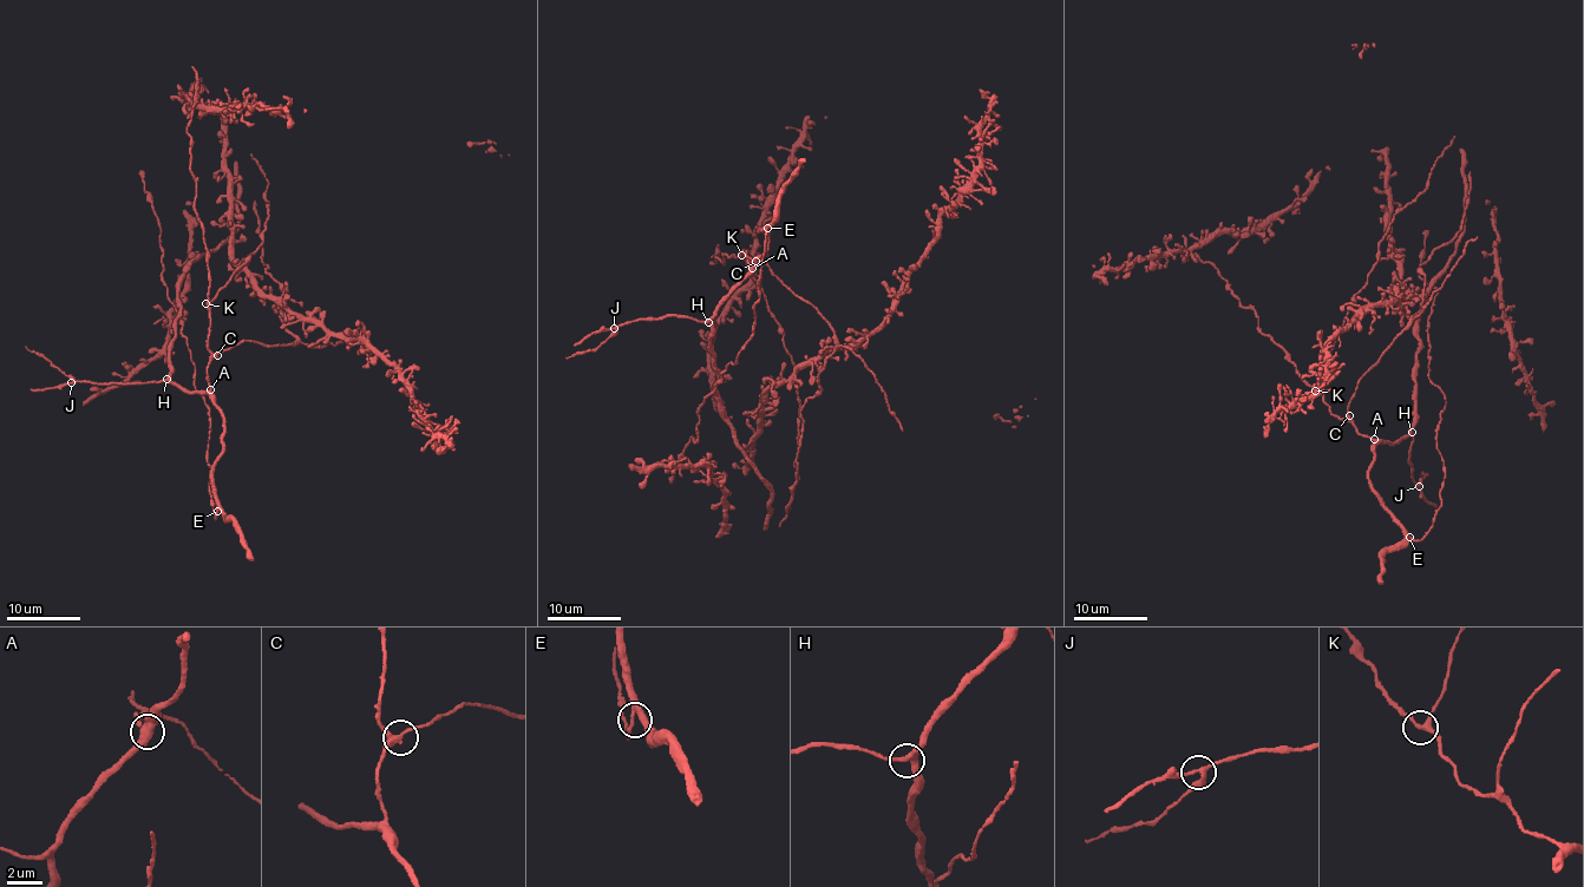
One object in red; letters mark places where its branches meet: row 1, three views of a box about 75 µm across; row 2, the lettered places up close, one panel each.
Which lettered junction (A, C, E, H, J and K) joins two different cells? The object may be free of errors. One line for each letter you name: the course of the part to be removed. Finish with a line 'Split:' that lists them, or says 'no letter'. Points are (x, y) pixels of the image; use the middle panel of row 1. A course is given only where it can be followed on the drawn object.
Split: no letter

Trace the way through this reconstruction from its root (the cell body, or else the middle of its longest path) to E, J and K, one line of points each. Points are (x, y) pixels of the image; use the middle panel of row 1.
E: (757, 264), (757, 256), (767, 247), (767, 227), (760, 228), (767, 228)
J: (757, 264), (708, 321), (666, 315), (627, 321), (614, 328)
K: (757, 264), (748, 264), (747, 251), (746, 257), (741, 255)

